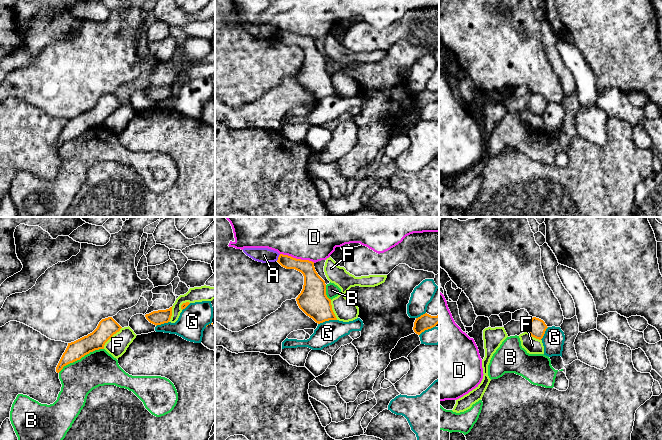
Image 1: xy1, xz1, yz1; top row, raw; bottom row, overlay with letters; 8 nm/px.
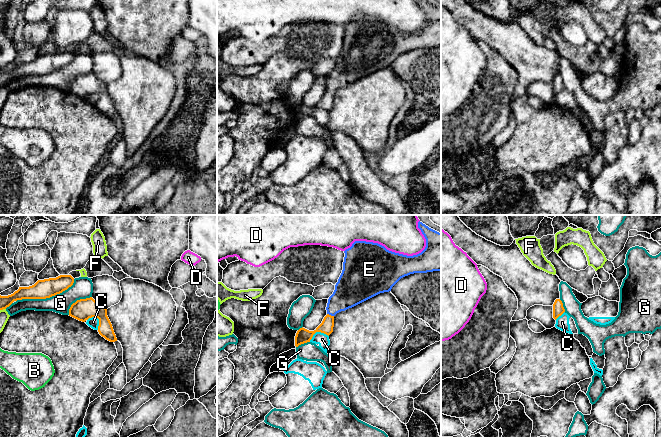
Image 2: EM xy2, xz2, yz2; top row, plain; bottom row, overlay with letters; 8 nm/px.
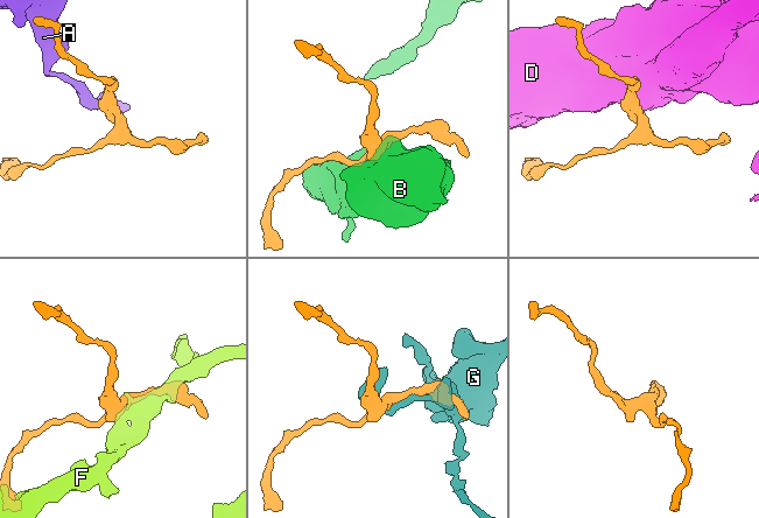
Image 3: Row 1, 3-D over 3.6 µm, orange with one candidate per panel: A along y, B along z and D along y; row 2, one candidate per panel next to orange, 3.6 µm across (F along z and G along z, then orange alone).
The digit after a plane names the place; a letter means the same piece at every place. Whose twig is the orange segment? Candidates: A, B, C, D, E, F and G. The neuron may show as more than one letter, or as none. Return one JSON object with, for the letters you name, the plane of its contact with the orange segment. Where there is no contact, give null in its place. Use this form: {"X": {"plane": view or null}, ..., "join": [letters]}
{"E": {"plane": "xz2"}, "join": ["E"]}

